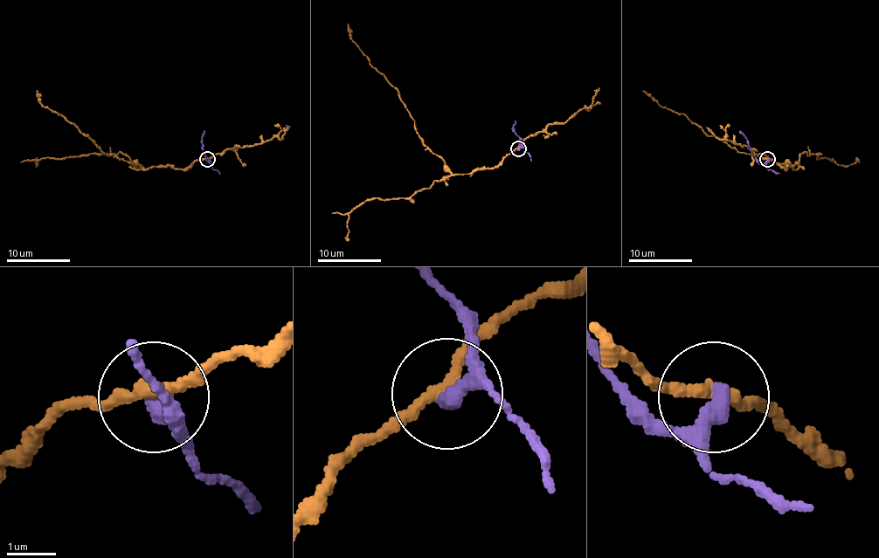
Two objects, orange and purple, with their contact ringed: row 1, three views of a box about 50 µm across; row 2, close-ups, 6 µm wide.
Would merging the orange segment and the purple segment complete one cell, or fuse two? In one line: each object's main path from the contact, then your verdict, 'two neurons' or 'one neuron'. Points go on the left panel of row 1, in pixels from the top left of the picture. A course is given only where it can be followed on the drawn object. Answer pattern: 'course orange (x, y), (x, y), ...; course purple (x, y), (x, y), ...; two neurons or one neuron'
course orange (207, 160), (195, 160), (185, 168), (158, 166), (142, 168), (105, 153), (60, 113), (41, 104), (37, 90); course purple (207, 160), (211, 162), (203, 150), (204, 131); two neurons

